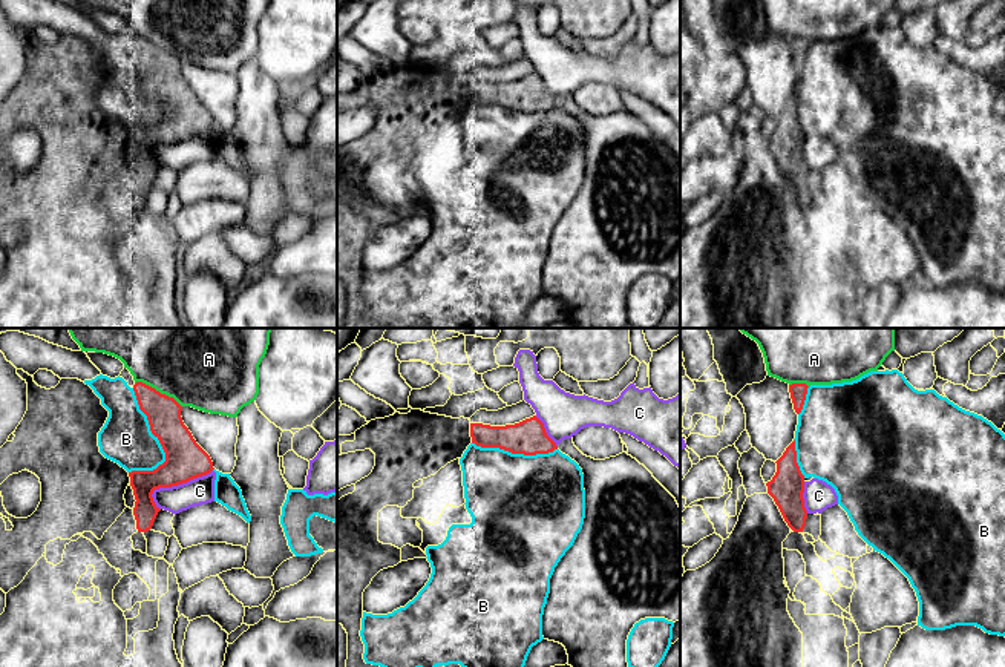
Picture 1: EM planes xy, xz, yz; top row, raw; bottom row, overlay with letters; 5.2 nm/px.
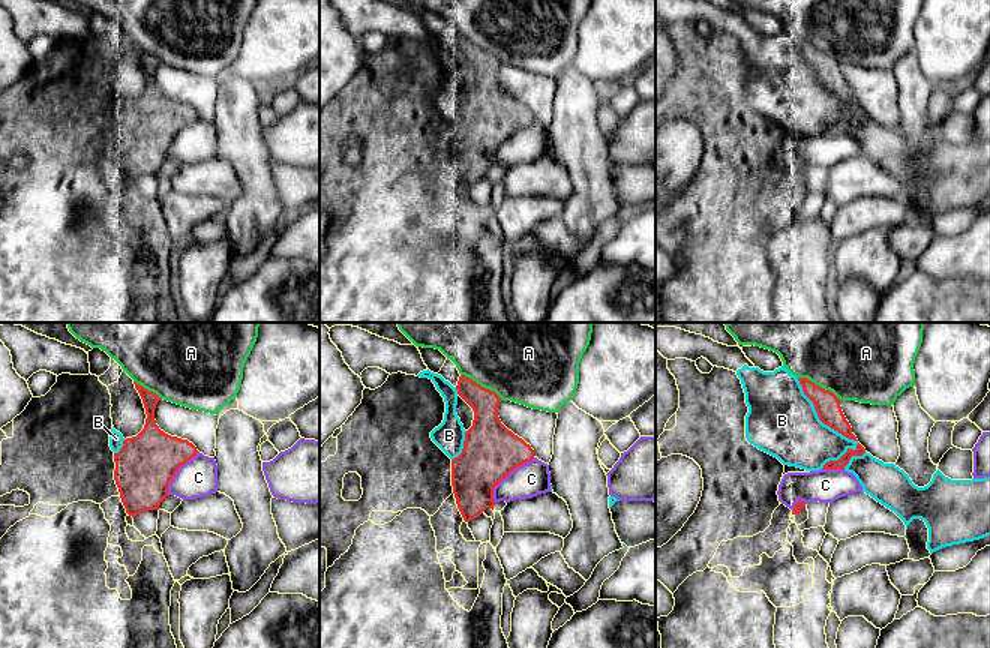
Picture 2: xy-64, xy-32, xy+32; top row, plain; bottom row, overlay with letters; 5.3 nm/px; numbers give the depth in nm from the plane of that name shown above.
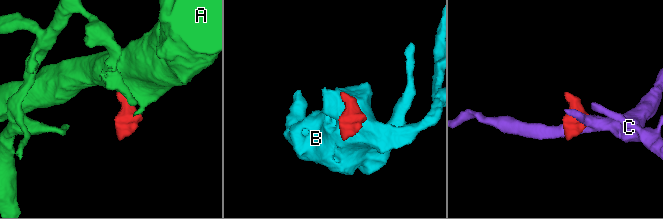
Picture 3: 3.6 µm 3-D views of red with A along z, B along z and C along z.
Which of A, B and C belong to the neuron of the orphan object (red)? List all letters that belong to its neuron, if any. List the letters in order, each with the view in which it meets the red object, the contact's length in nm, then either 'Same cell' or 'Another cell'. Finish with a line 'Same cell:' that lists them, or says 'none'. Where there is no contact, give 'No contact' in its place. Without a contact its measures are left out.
A: Touches red in xy. Shared border 280 nm. Another cell
B: Touches red in xy. Shared border 460 nm. Another cell
C: Touches red in xy. Shared border 360 nm. Another cell
Same cell: none

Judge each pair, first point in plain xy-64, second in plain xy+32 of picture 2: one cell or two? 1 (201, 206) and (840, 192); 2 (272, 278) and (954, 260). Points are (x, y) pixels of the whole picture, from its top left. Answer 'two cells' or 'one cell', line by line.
1: two cells
2: two cells

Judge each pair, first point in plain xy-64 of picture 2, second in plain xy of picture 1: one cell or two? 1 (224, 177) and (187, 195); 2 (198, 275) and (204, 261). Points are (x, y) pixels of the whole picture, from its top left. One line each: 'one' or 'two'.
1: one
2: two

